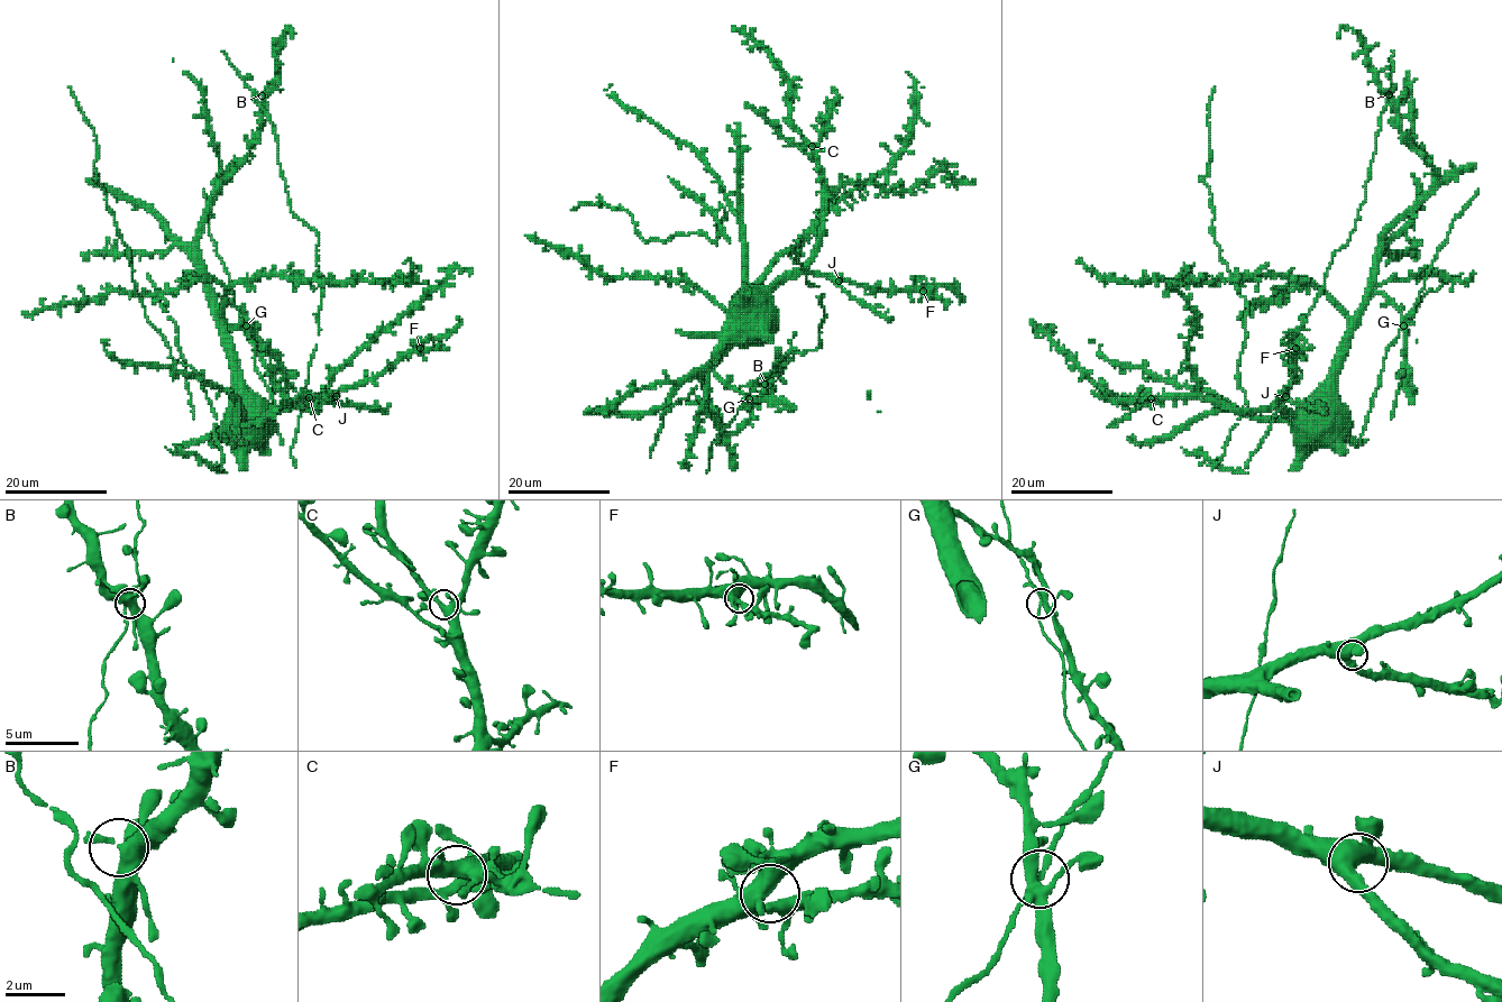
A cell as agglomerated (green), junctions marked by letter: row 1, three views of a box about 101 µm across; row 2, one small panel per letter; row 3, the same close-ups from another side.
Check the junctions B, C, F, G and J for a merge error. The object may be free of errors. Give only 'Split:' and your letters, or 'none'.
Split: none

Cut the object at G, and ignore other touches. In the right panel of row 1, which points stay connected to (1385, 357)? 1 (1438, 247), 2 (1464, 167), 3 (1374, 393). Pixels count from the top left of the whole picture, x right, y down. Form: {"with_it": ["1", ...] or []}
{"with_it": ["1", "3"]}

